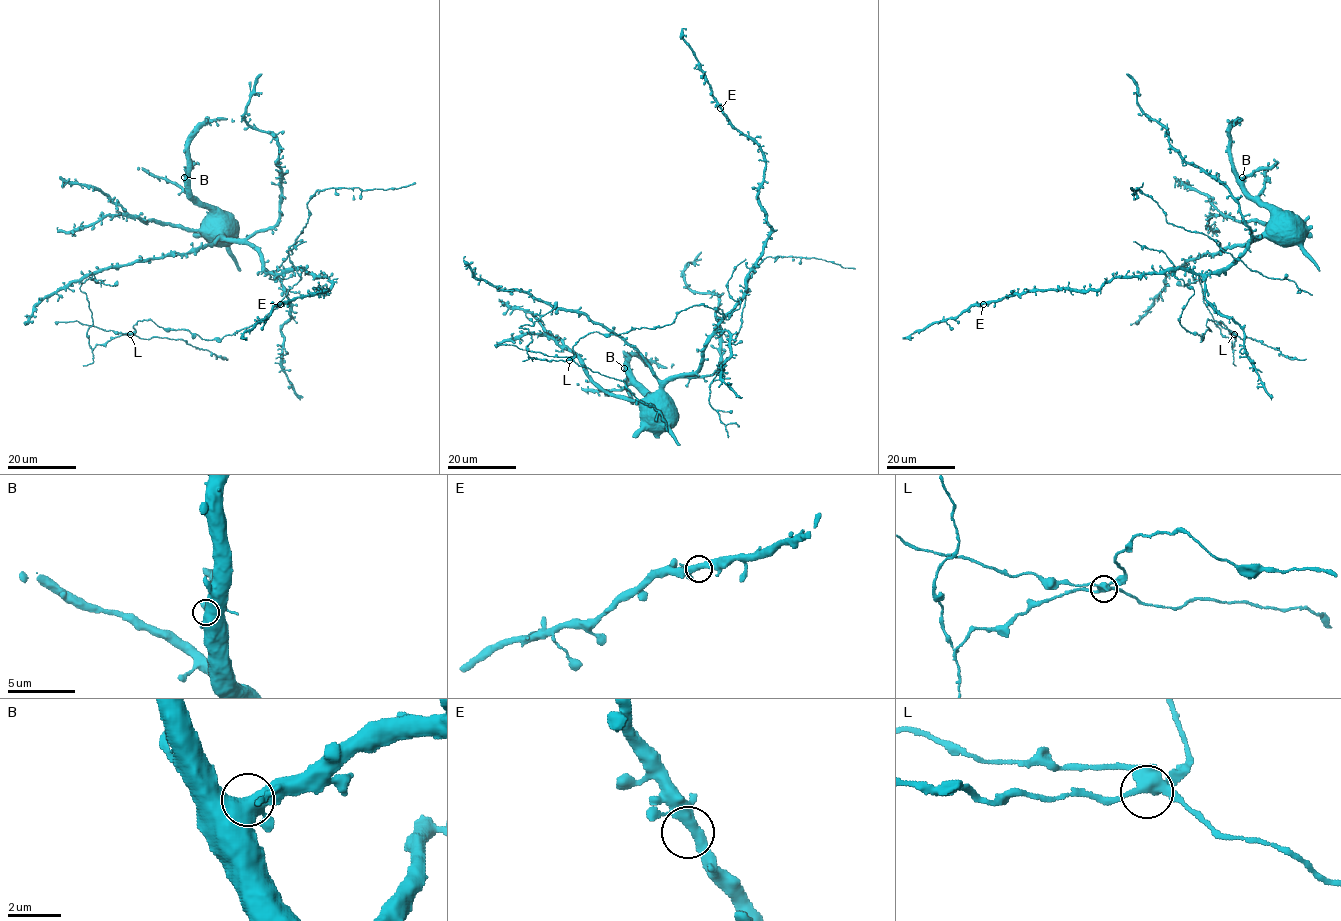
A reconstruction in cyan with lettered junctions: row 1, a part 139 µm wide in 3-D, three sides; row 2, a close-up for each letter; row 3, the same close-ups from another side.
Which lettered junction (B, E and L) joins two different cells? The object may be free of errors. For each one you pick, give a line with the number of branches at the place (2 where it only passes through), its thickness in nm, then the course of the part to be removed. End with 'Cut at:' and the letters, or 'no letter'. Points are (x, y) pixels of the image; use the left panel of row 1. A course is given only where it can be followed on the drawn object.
L: 4 | 380 nm | (130, 334), (139, 320), (149, 319), (214, 340), (246, 328), (274, 309), (300, 279), (288, 251), (306, 241)
Cut at: L

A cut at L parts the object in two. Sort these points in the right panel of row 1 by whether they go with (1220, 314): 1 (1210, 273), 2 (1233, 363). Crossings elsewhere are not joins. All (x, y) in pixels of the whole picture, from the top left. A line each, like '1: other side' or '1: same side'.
1: same side
2: other side

